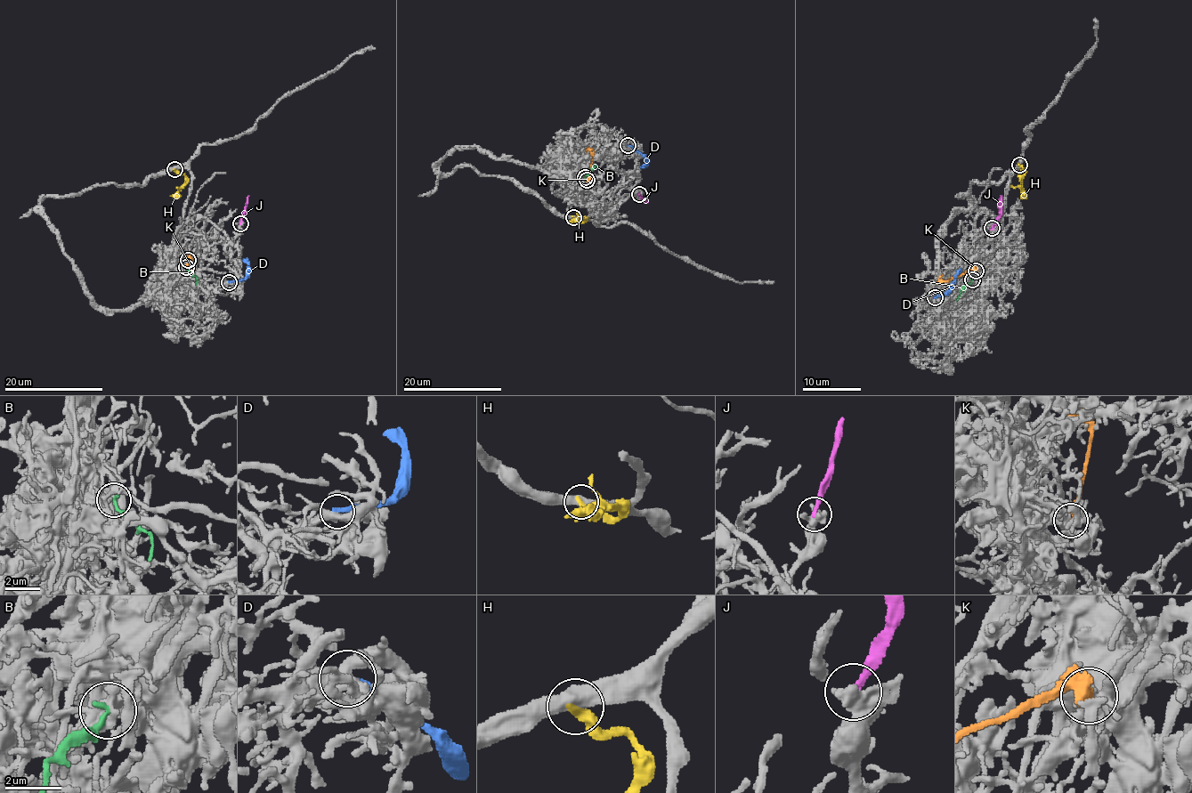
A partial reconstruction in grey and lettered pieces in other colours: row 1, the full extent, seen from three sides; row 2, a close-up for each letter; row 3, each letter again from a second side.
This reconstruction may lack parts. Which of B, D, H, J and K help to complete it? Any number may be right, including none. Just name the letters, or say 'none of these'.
B

